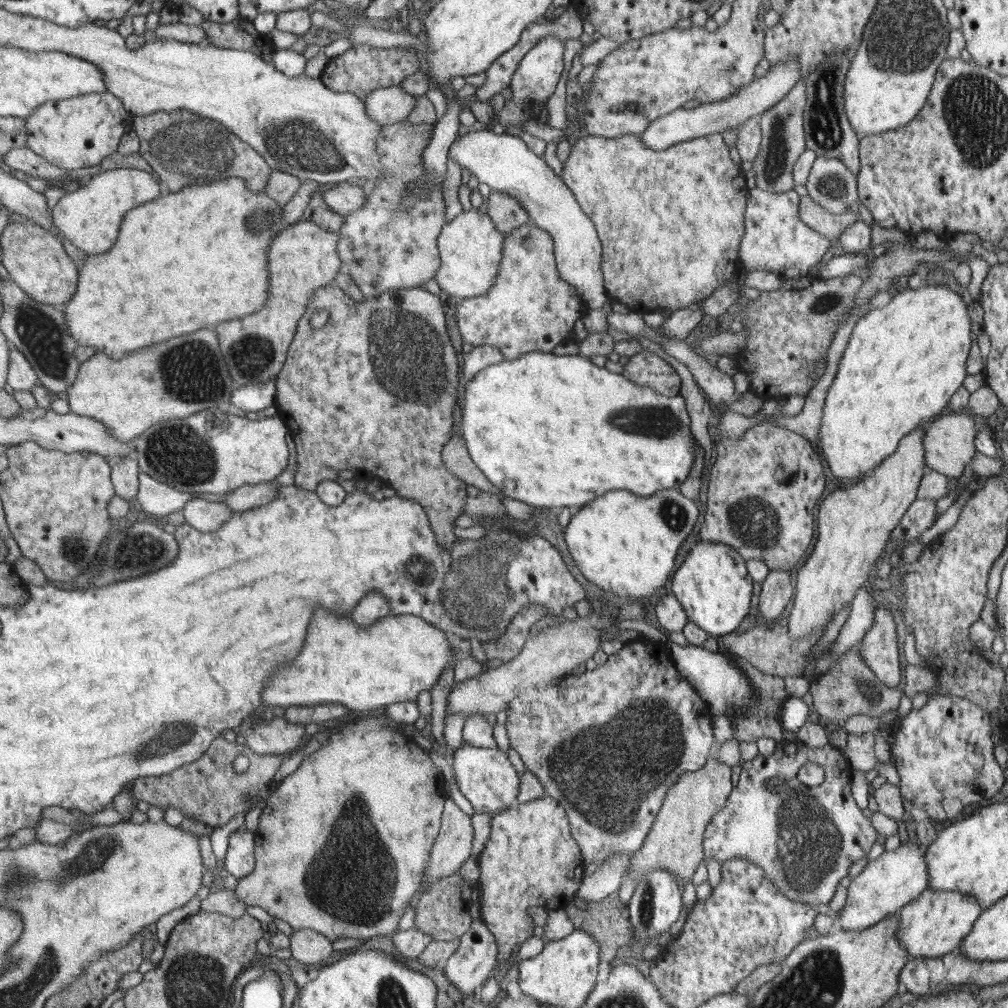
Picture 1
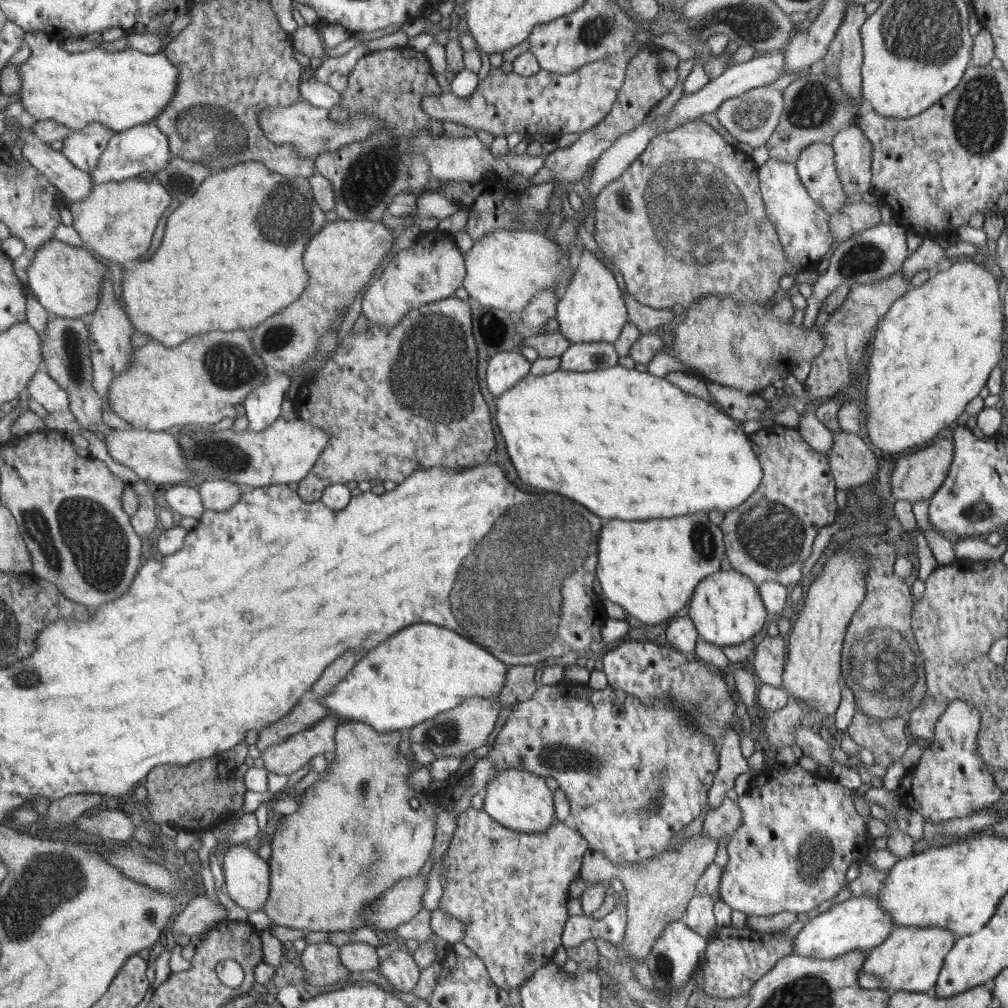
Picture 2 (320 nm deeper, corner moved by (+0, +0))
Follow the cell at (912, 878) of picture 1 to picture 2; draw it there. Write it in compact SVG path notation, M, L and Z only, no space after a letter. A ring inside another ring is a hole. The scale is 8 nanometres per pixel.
M861 894L846 901L833 904L826 912L805 922L804 927L794 937L793 954L820 960L834 960L847 952L861 950L869 952L892 932L893 922L889 914L879 906L879 897Z

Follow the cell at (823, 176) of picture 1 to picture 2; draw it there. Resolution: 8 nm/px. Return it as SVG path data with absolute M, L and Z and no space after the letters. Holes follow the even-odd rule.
M855 122L851 123L836 134L831 146L835 152L834 168L836 168L836 174L838 174L838 178L840 178L845 188L847 196L869 191L872 179L871 165L873 147L872 144L870 144L870 140L864 136L864 132L861 132Z

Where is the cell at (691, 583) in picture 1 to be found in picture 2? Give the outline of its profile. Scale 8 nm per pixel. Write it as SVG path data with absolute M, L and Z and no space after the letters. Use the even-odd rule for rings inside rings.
M720 569L696 586L690 600L688 617L700 638L722 648L742 644L758 632L765 631L770 615L762 603L759 587L754 585L754 581L736 570Z

